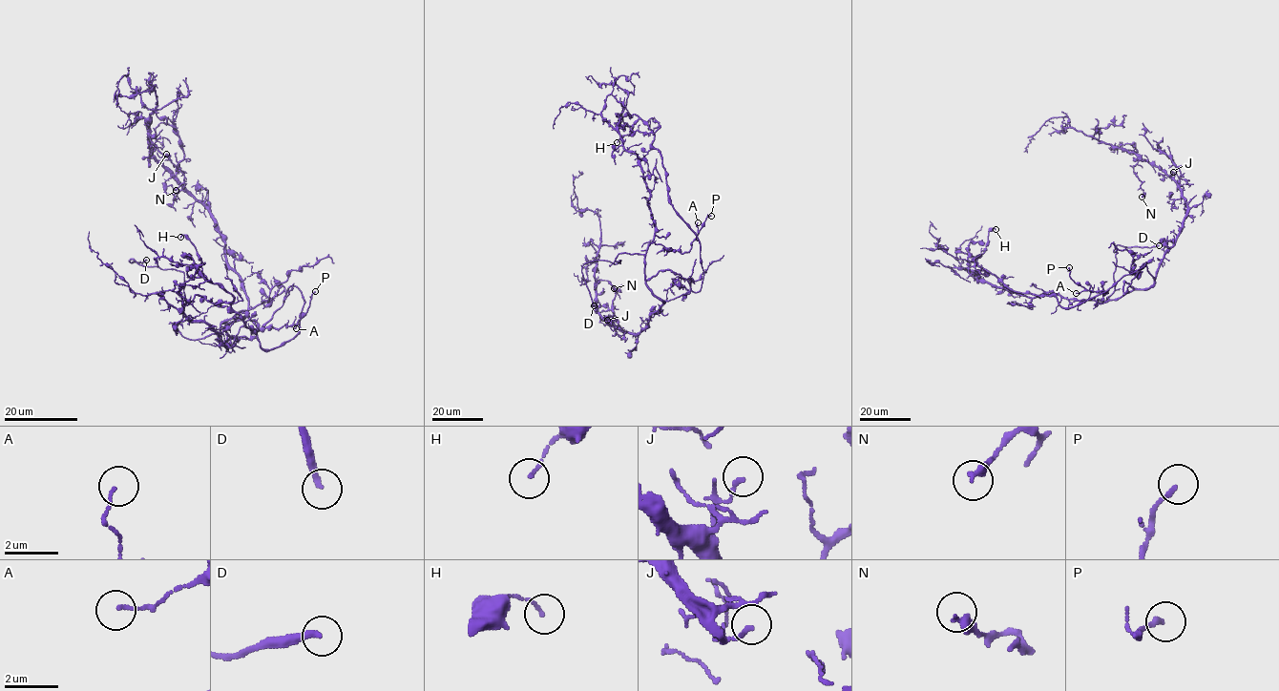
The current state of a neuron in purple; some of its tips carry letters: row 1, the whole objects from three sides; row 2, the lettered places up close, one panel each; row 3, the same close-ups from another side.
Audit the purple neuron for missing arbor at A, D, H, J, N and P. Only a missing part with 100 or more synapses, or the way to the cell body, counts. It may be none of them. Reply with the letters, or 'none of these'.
D

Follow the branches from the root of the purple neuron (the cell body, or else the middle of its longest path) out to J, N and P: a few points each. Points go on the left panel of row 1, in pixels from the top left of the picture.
J: (247, 299), (242, 281), (226, 260), (225, 243), (216, 219), (163, 163), (166, 154)
N: (247, 299), (242, 281), (226, 260), (216, 219), (157, 159), (150, 136), (184, 176), (176, 190)
P: (247, 299), (243, 316), (220, 324), (229, 347), (256, 328), (295, 324), (315, 291)

